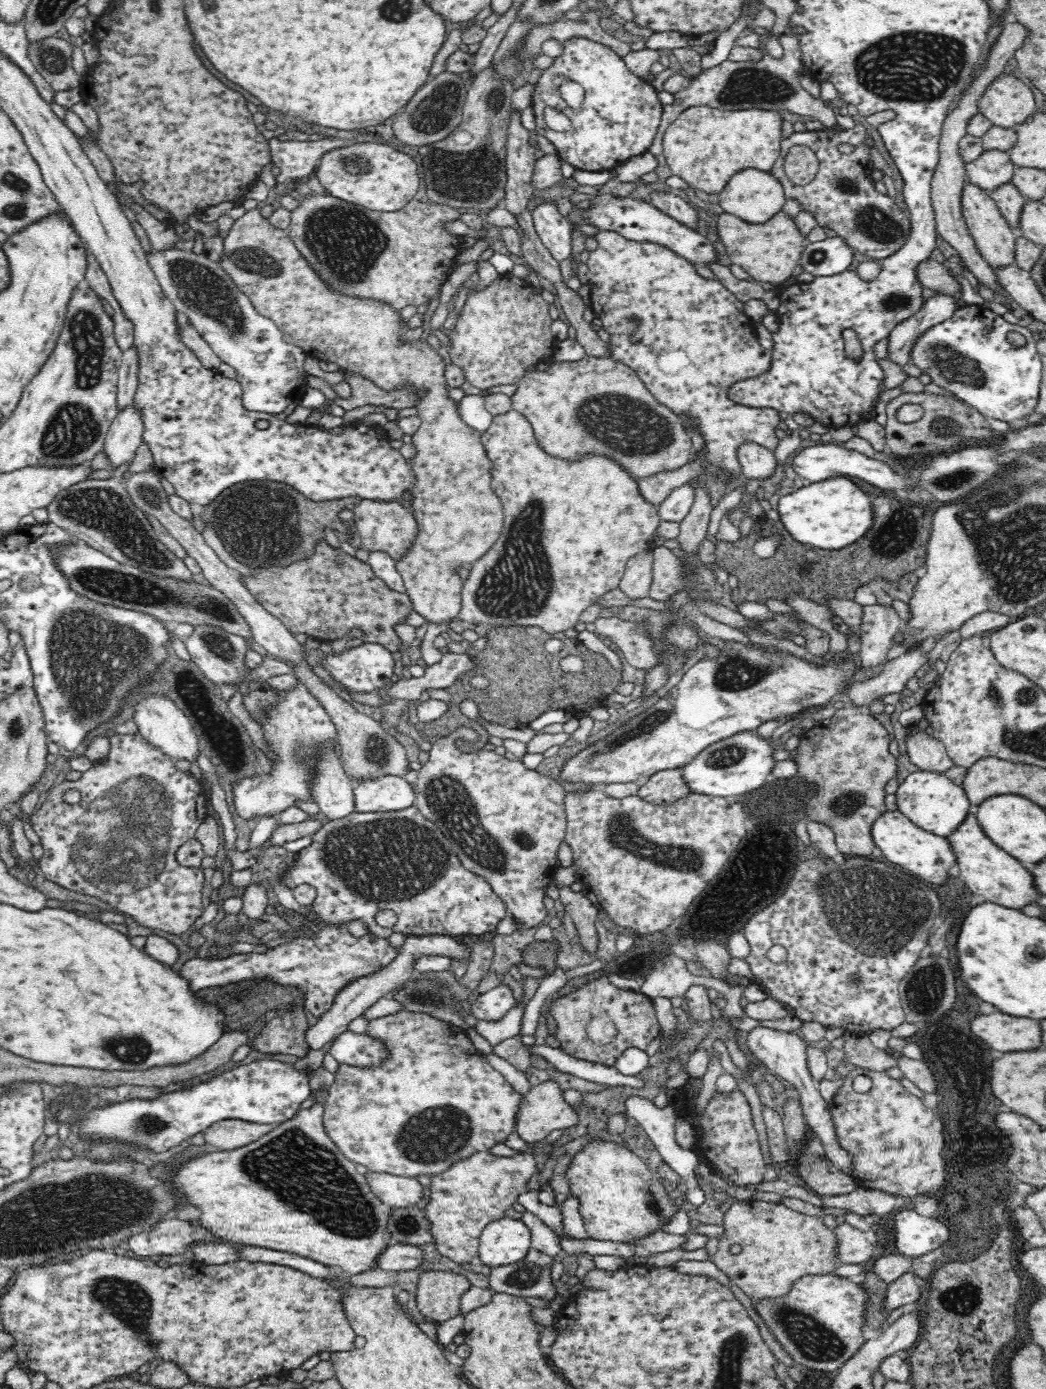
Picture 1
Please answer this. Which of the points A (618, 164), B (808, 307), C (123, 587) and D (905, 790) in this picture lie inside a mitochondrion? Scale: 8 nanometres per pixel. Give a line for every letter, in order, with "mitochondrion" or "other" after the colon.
A: other
B: other
C: mitochondrion
D: other

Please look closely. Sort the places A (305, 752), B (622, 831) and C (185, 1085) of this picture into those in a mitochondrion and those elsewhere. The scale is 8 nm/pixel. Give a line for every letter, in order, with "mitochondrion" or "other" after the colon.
A: mitochondrion
B: mitochondrion
C: other

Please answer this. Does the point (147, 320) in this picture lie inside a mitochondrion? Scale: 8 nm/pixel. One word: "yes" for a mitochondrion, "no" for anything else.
no

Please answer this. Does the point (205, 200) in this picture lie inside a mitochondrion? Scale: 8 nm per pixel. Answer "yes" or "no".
no

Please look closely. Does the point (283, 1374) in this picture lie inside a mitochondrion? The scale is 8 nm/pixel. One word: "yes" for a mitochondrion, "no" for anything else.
no

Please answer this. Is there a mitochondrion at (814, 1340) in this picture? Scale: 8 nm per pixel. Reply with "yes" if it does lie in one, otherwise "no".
yes

